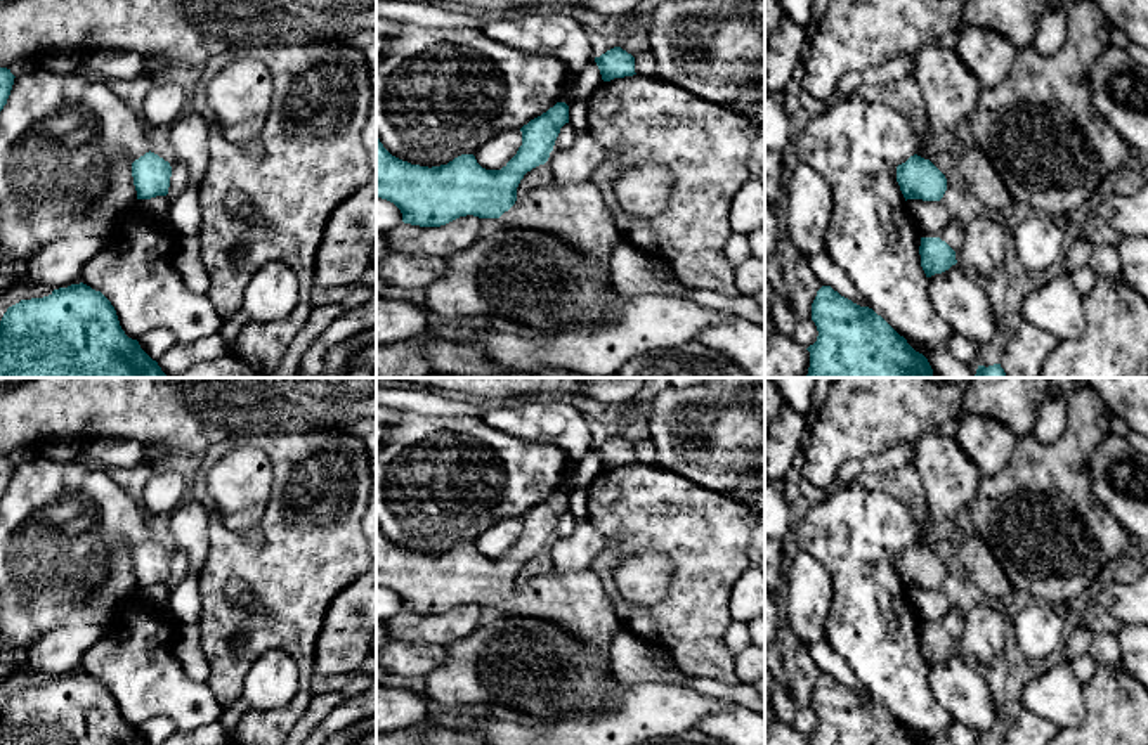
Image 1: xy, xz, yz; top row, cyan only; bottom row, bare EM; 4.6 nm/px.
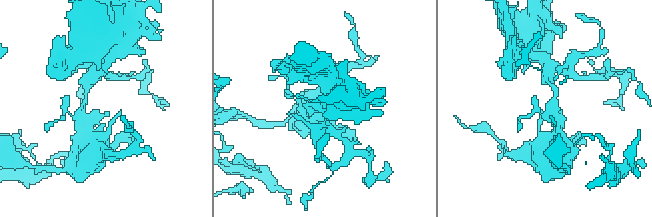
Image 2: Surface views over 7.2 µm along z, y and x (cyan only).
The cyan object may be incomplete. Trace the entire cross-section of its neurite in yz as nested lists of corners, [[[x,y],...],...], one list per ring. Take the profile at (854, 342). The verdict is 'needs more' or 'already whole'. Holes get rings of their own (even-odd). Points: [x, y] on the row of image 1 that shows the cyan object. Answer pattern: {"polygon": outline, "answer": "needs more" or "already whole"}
{"polygon": [[[822,286],[812,303],[819,336],[810,352],[806,378],[933,378],[928,359],[916,352],[881,315]]], "answer": "already whole"}

